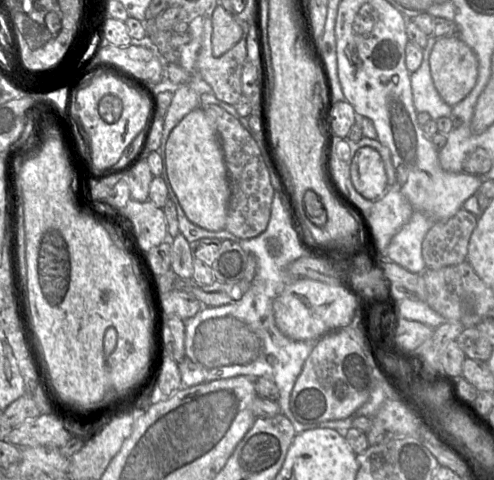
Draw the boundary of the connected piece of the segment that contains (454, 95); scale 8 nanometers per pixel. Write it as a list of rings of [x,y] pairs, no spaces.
[[[438,38],[430,53],[429,66],[436,90],[450,106],[463,100],[477,82],[477,57],[460,38]]]

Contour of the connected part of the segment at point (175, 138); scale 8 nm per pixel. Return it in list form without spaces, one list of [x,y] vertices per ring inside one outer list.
[[[203,108],[187,114],[172,130],[165,148],[166,172],[187,218],[208,230],[225,228],[230,187],[220,138],[213,117]]]

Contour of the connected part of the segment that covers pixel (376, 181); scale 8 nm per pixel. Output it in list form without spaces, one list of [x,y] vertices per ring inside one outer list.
[[[370,146],[359,148],[354,154],[350,165],[350,179],[362,197],[374,202],[389,189],[382,158]]]

